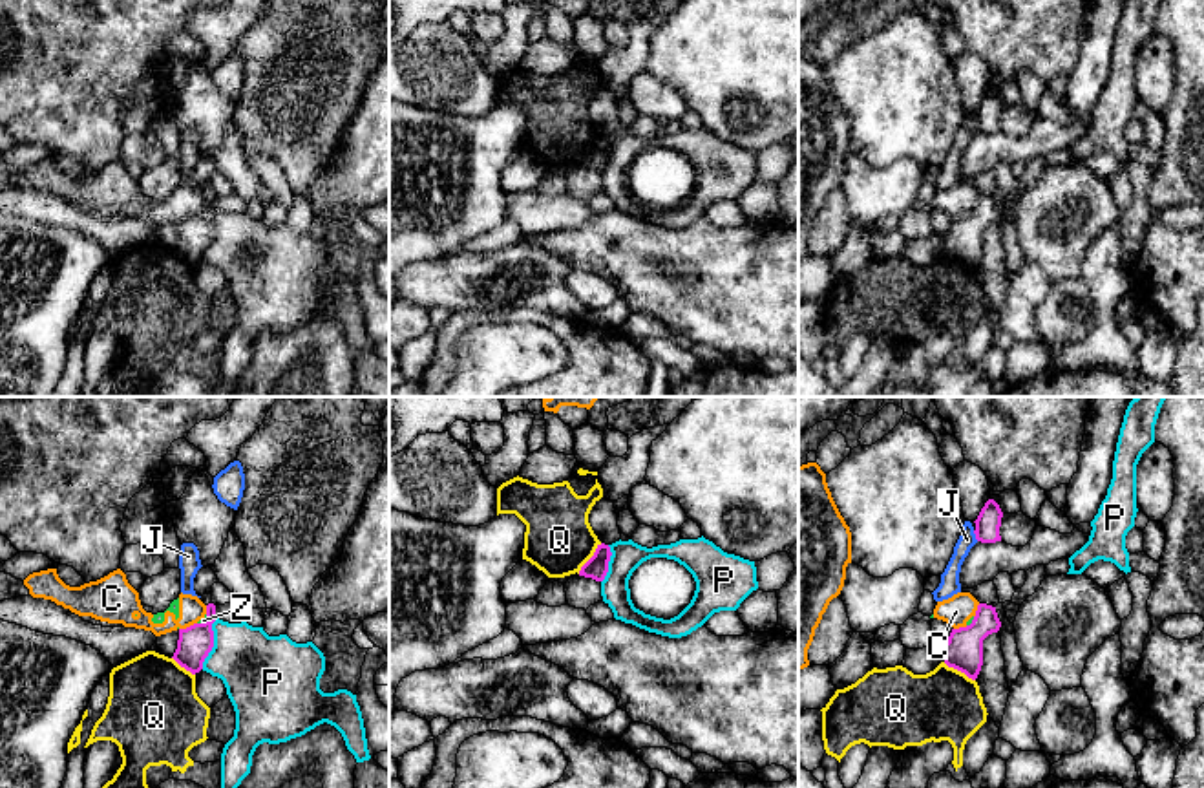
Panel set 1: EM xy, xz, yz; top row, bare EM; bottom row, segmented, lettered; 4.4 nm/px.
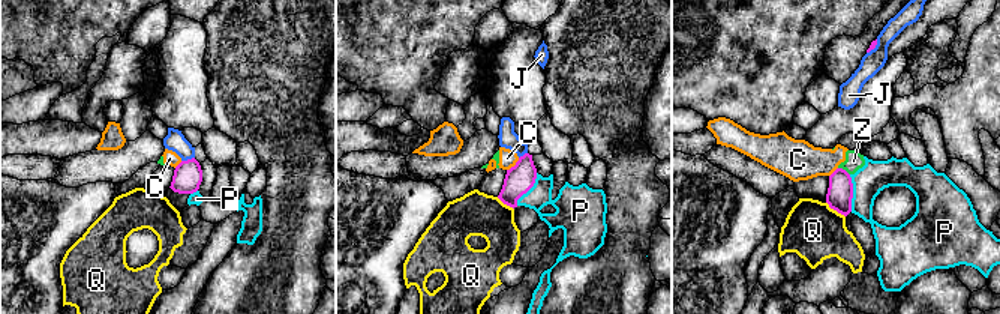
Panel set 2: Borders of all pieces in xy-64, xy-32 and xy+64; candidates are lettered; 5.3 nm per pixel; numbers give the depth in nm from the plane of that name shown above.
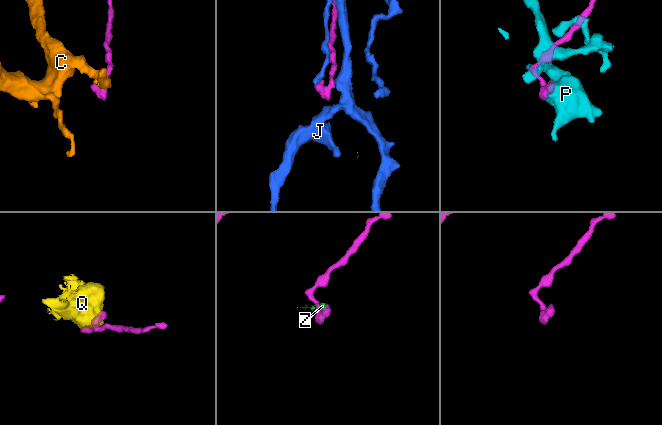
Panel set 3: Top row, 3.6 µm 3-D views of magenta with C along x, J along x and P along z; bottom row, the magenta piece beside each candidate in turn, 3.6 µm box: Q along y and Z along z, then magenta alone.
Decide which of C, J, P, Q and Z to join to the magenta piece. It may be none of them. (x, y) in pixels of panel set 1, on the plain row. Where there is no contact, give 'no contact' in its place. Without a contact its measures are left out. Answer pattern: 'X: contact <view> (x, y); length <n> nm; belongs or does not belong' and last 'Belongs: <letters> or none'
C: contact xy (187, 218); length 90 nm; does not belong
J: contact yz (976, 127); length 50 nm; does not belong
P: contact xy (212, 233); length 240 nm; does not belong
Q: contact xz (591, 149); length 170 nm; does not belong
Z: contact xy (205, 212); length 60 nm; does not belong
Belongs: none

